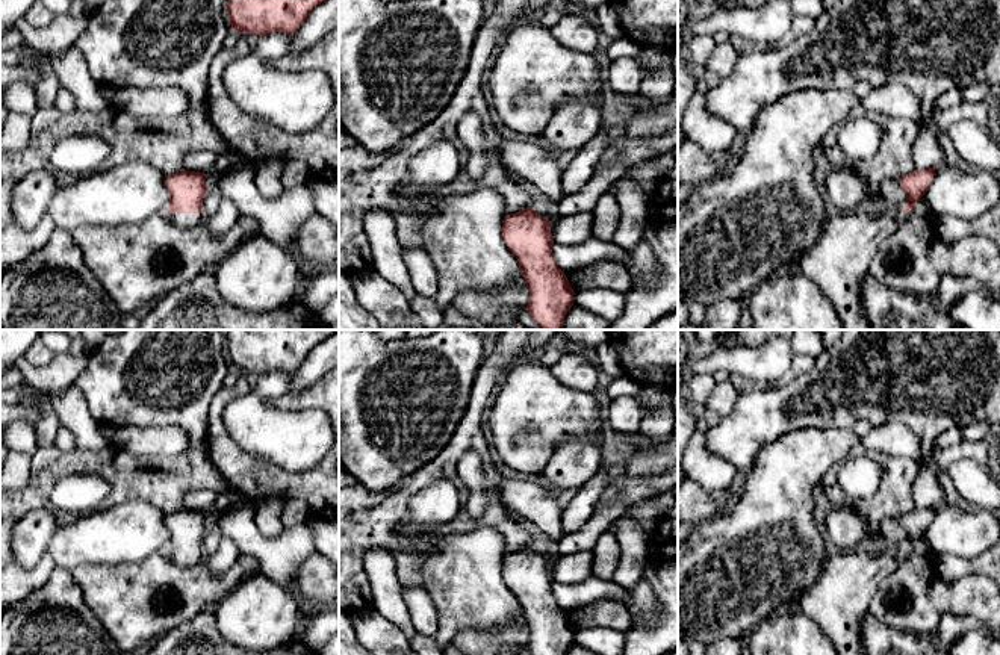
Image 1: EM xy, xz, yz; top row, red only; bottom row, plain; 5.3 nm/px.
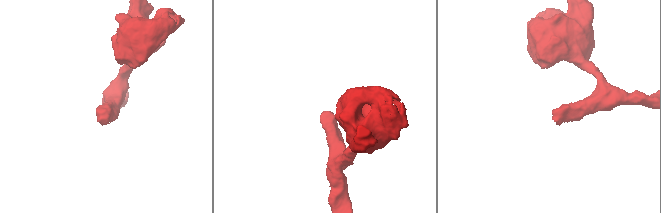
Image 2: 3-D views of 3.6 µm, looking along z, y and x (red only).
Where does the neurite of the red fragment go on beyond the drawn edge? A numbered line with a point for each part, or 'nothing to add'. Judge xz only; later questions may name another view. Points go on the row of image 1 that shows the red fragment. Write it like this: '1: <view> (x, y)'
nothing to add

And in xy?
1: xy (179, 220)

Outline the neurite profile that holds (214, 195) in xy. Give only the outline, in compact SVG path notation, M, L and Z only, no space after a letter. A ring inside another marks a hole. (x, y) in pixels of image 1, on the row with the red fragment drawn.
M216 183L209 186L206 197L203 200L203 210L206 218L213 215L222 200L222 192Z

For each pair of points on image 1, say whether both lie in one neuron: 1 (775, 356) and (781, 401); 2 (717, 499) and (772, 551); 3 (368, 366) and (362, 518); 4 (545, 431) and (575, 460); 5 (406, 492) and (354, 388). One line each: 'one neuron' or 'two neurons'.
1: two neurons
2: two neurons
3: two neurons
4: two neurons
5: two neurons

